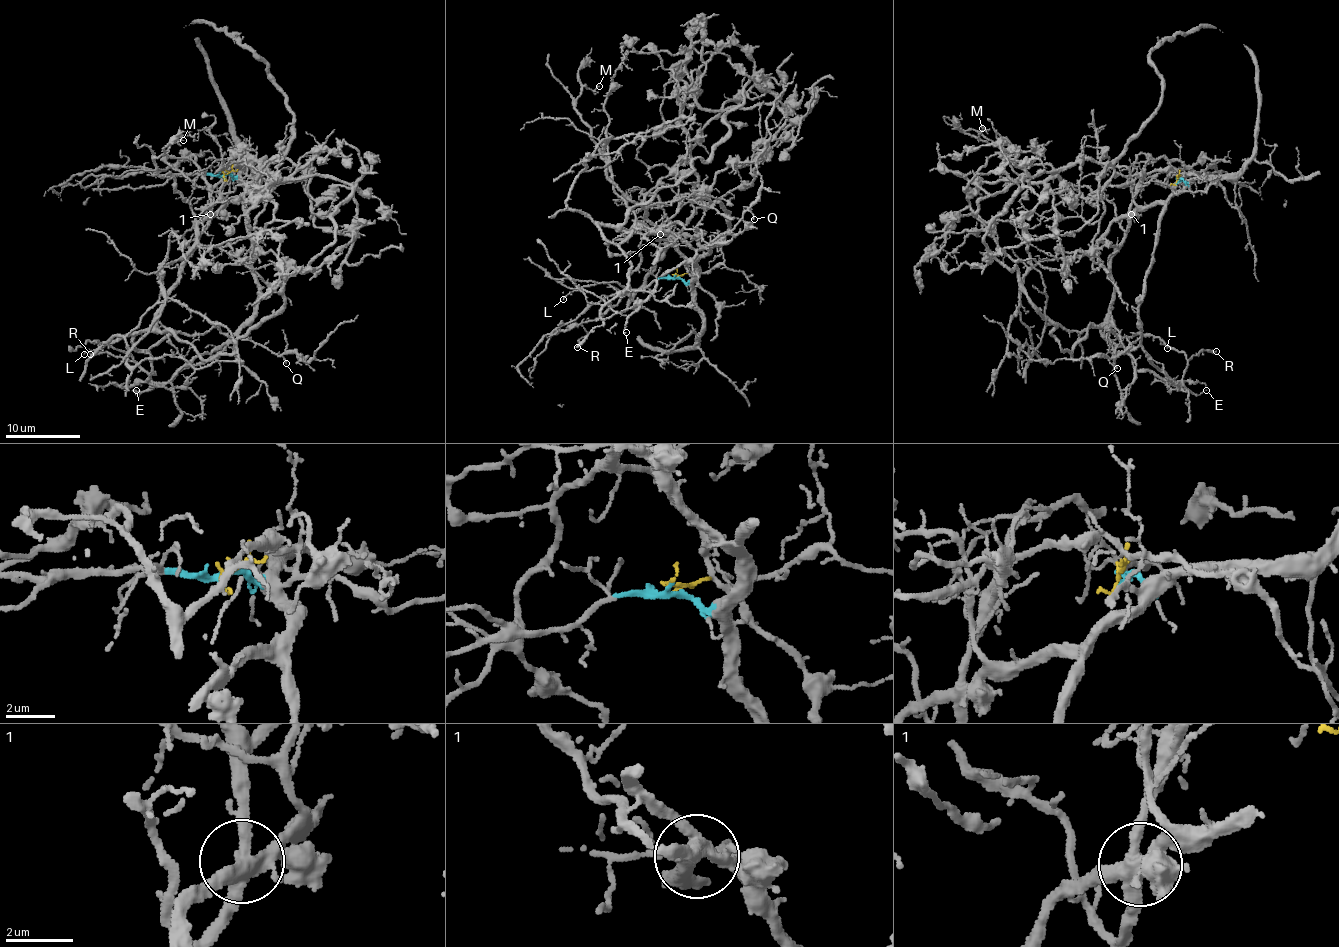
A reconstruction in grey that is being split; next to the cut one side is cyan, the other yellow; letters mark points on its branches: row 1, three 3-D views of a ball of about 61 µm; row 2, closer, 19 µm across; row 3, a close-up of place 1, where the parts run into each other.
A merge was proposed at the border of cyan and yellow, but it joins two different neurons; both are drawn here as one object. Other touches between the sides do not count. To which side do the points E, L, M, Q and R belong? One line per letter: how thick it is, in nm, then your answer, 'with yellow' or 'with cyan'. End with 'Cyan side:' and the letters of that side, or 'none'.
E: 100 nm thick; with cyan
L: 100 nm thick; with cyan
M: 60 nm thick; with yellow
Q: 110 nm thick; with cyan
R: 260 nm thick; with cyan
Cyan side: E, L, Q, R

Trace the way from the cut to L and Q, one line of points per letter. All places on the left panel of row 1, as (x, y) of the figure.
L: (224, 177), (242, 184), (258, 284), (254, 314), (215, 354), (166, 382), (106, 346), (84, 355)
Q: (224, 177), (236, 178), (242, 184), (246, 232), (258, 284), (254, 314), (237, 334), (283, 357), (286, 364)

